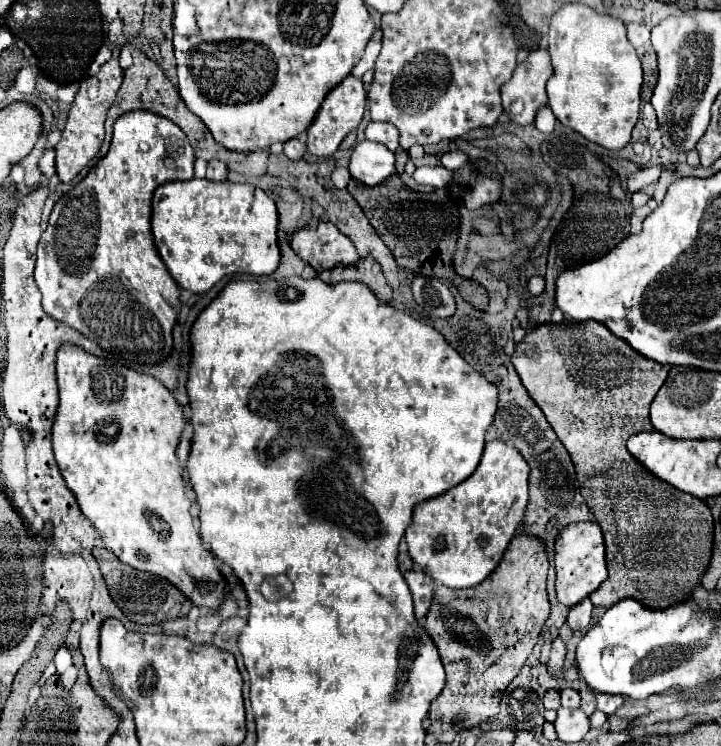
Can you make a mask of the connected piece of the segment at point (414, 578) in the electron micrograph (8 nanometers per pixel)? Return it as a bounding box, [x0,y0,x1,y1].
[405,569,433,621]

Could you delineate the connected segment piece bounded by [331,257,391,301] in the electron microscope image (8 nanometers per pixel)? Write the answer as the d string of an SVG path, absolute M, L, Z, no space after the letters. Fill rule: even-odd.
M373 257L359 259L355 265L337 265L331 271L331 283L341 283L341 281L357 281L367 285L377 299L389 301L391 299L391 287L381 271L381 265Z

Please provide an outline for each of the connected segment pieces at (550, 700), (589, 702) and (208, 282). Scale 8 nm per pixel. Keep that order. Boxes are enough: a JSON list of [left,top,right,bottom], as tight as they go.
[[543,689,561,709],[579,683,595,715],[153,179,281,293]]

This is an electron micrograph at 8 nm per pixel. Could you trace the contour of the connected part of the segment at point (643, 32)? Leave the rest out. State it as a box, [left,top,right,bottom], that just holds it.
[627,23,651,47]

